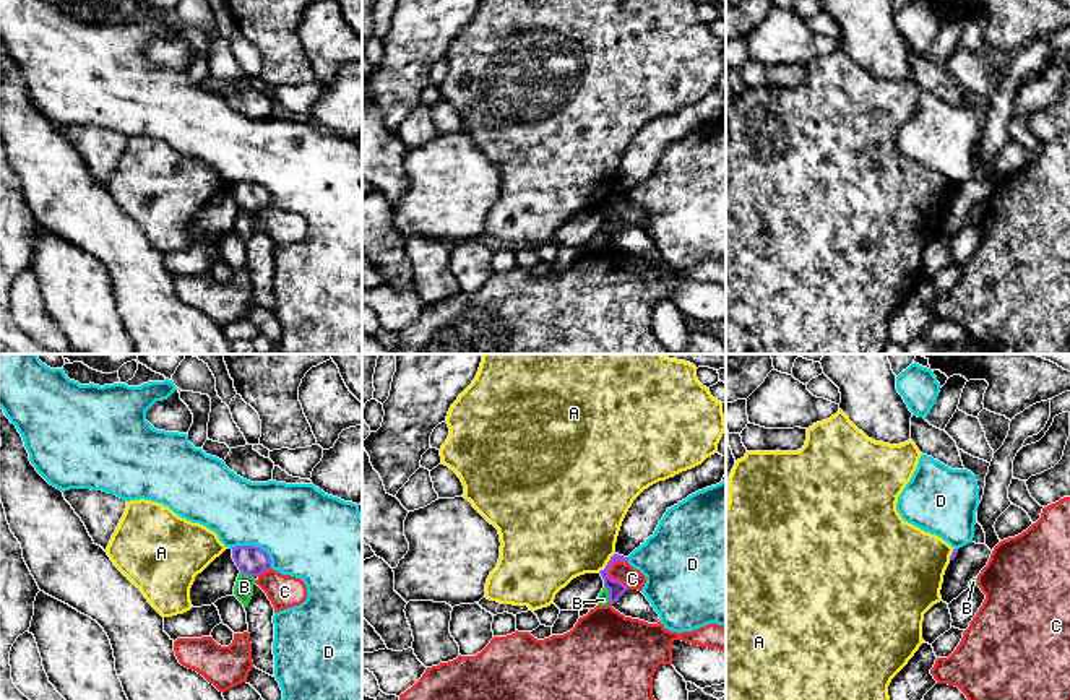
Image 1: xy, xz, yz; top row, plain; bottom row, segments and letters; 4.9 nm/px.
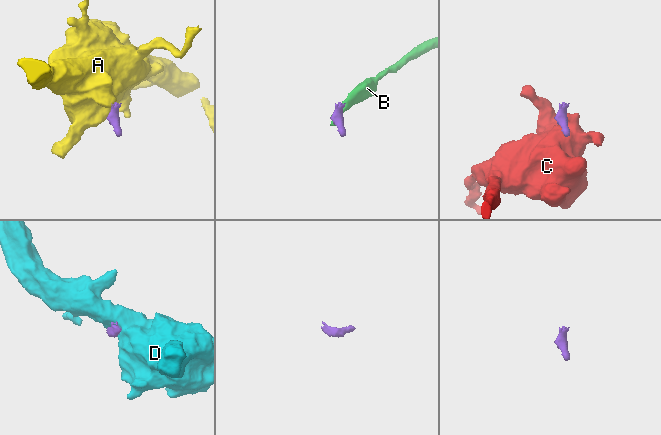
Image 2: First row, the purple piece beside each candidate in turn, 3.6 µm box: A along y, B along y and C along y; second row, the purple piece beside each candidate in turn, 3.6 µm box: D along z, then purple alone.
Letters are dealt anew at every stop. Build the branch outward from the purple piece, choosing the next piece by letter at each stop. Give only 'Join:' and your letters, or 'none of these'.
Join: none of these

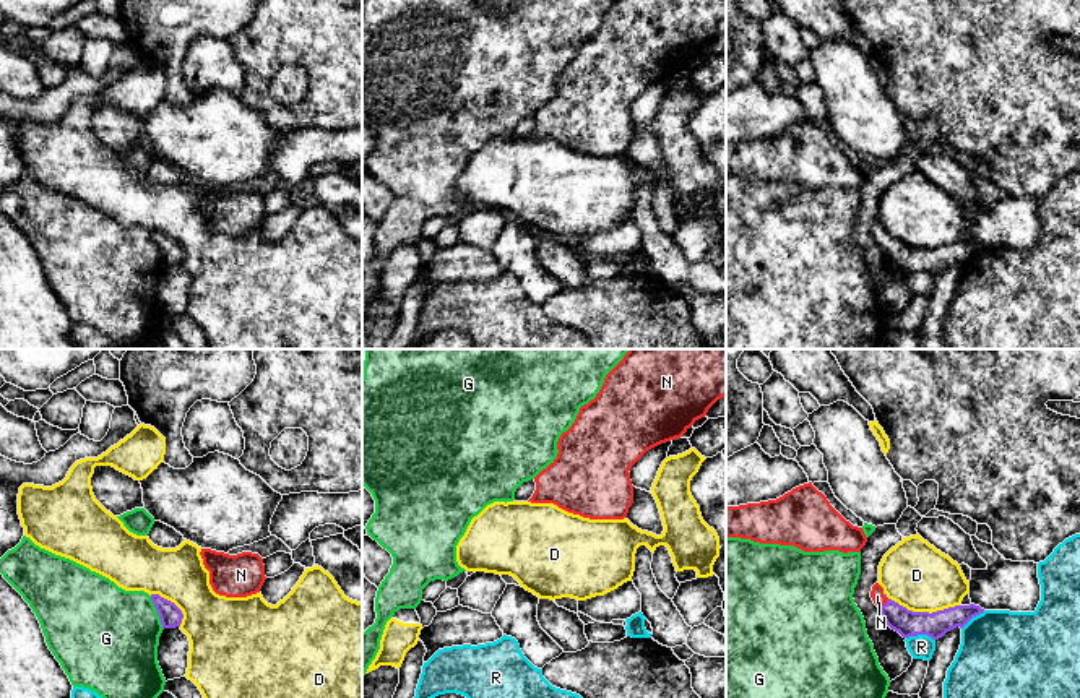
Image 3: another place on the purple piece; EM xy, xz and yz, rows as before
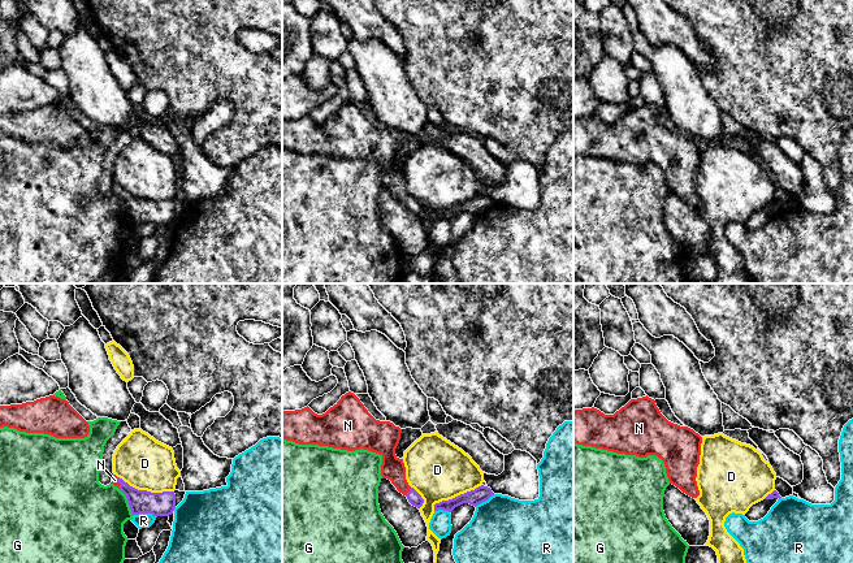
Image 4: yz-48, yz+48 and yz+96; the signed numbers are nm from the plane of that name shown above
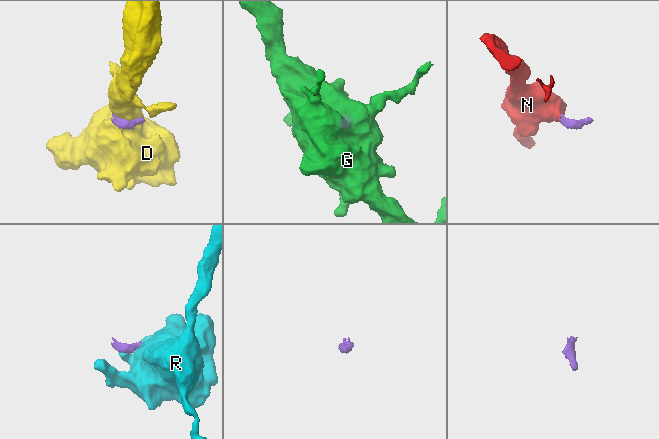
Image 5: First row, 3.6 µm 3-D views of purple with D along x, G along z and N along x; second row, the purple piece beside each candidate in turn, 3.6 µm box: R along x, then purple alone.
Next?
Join: N

